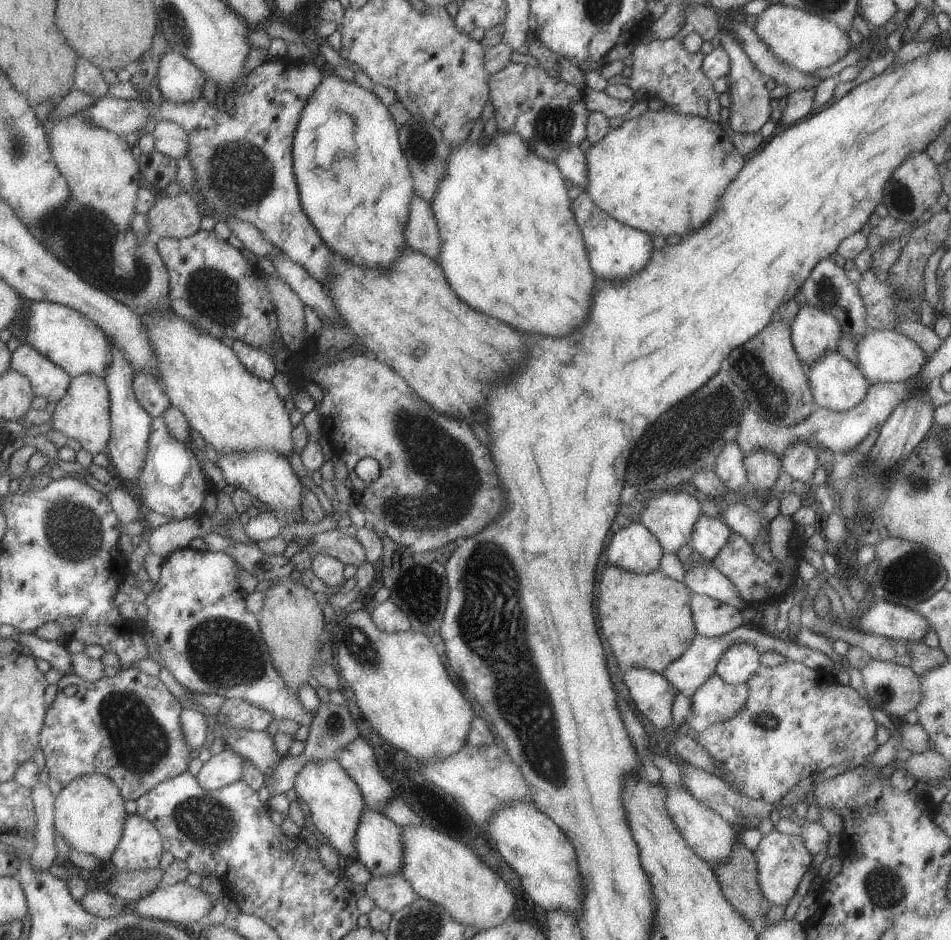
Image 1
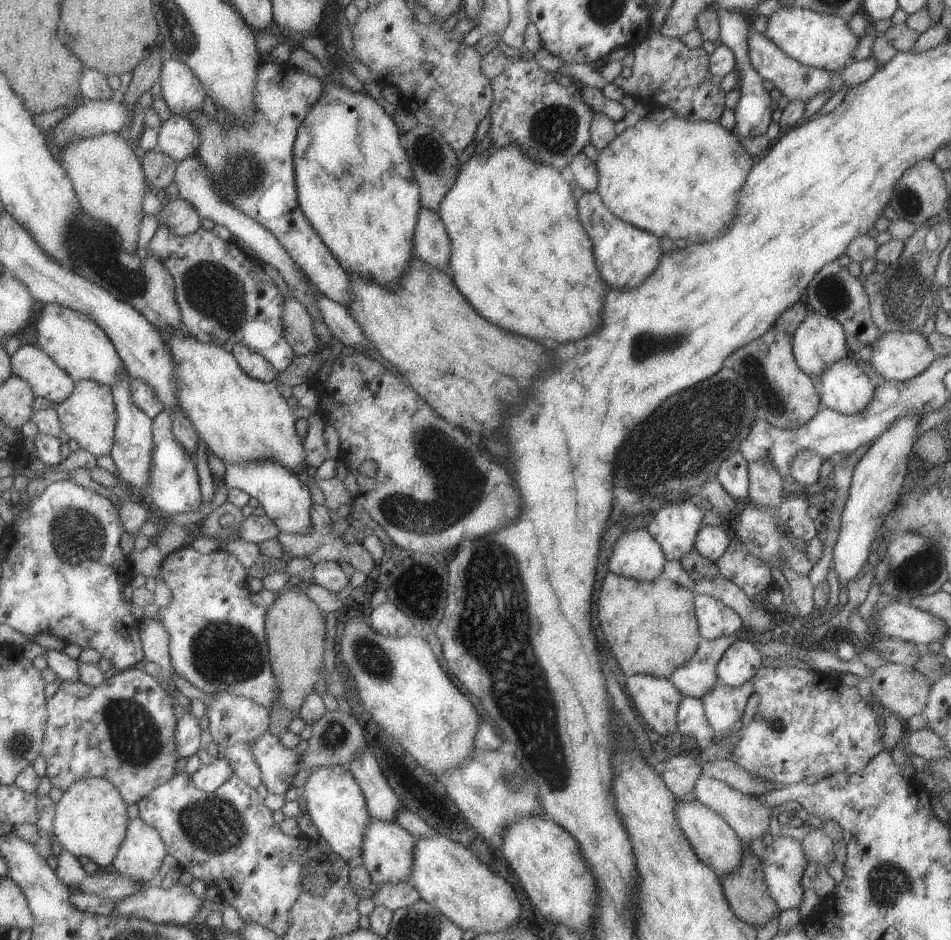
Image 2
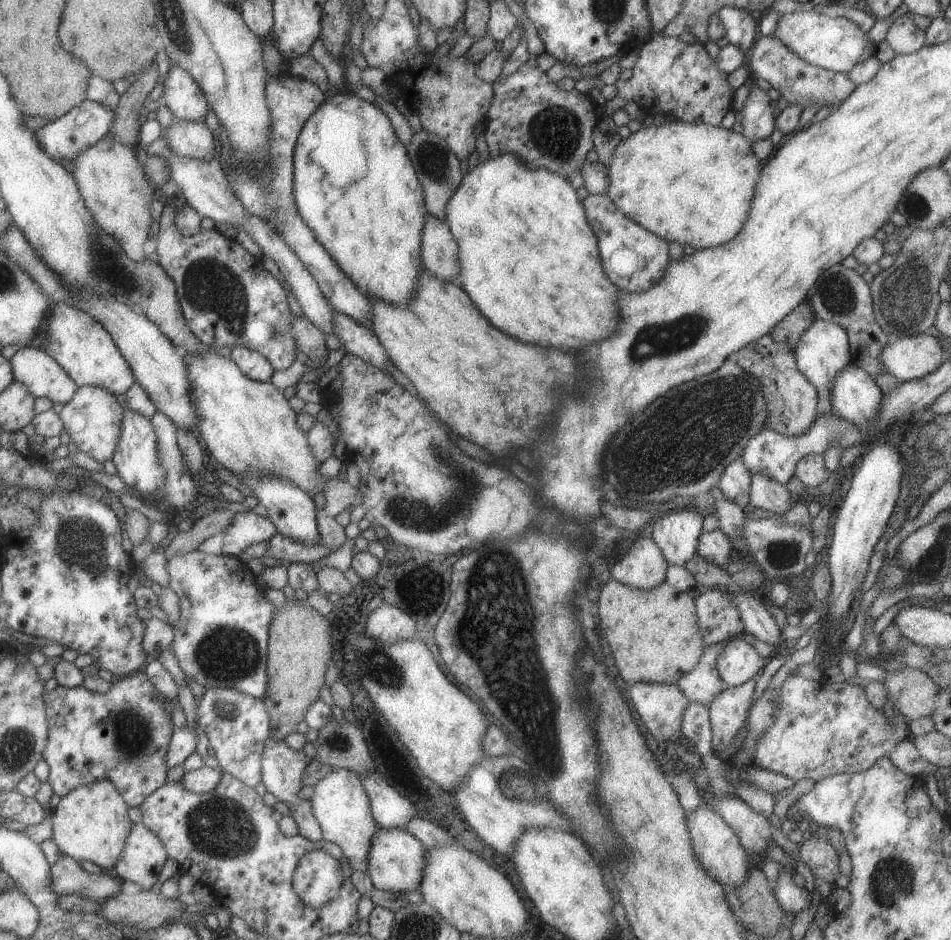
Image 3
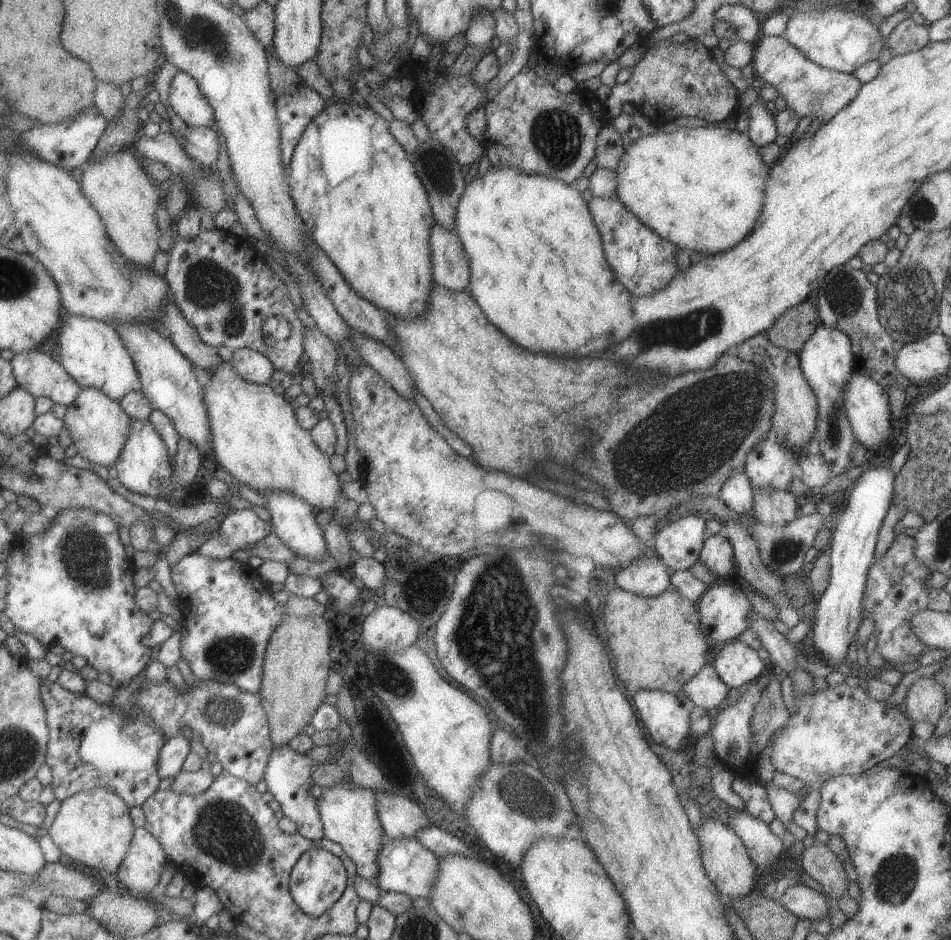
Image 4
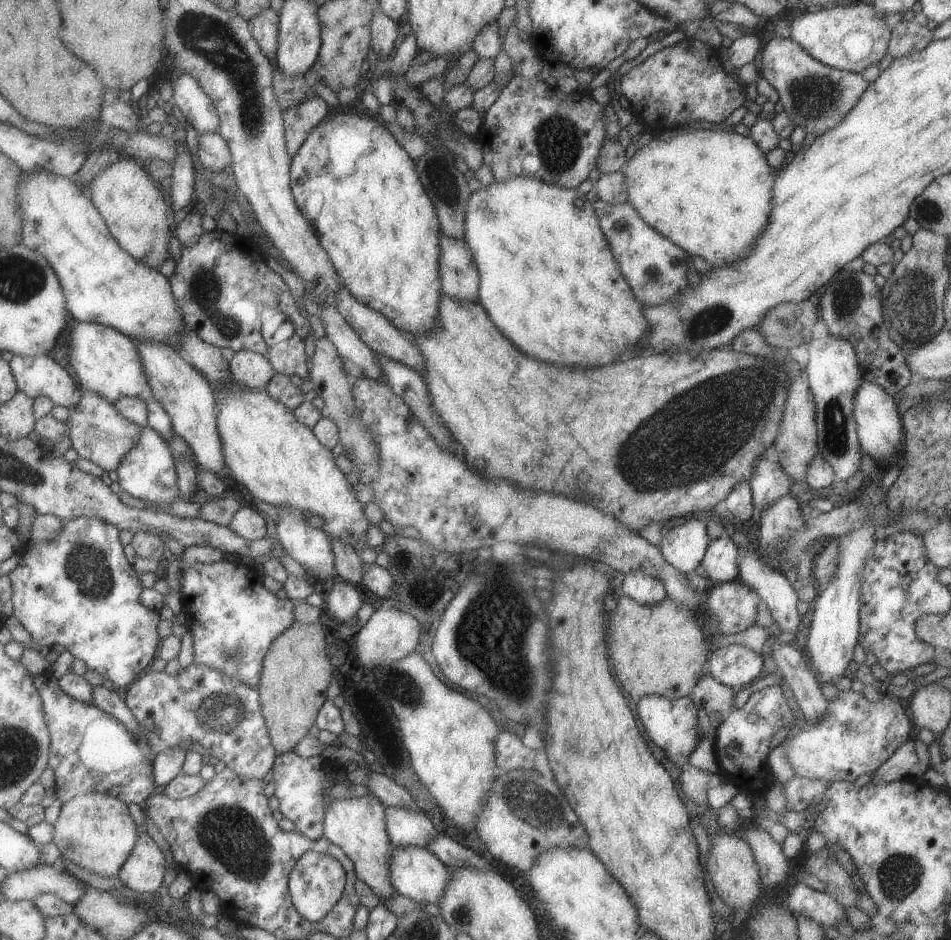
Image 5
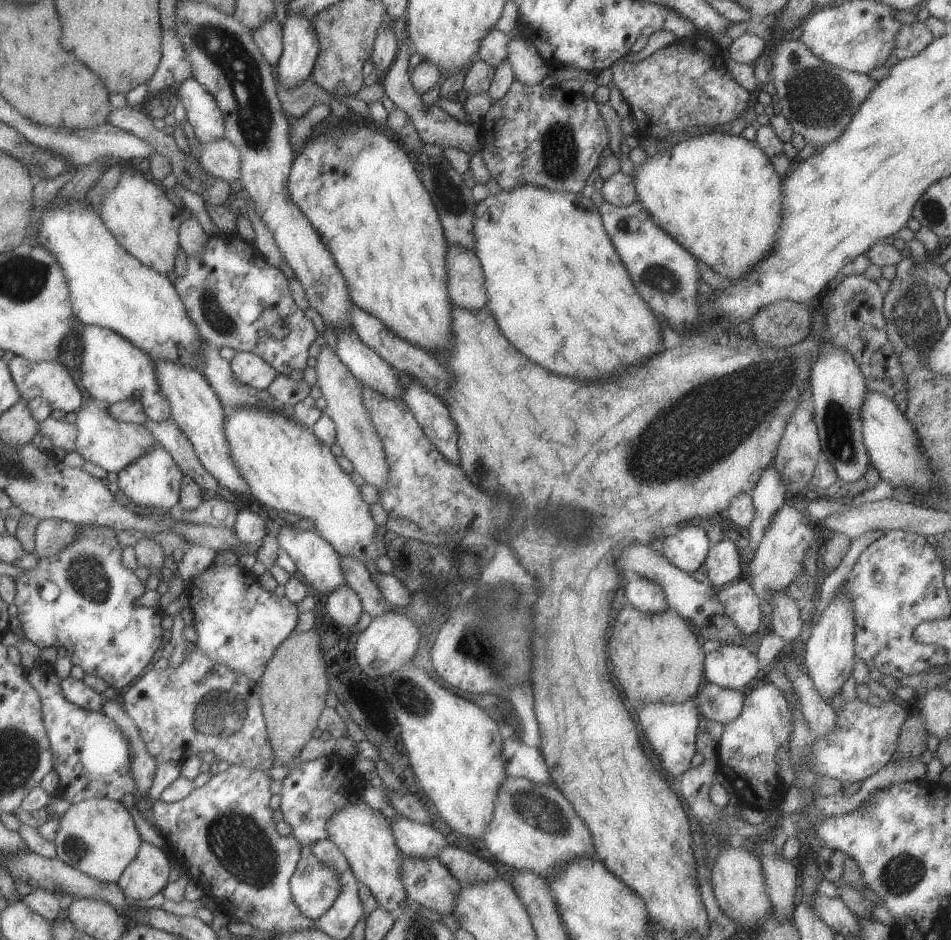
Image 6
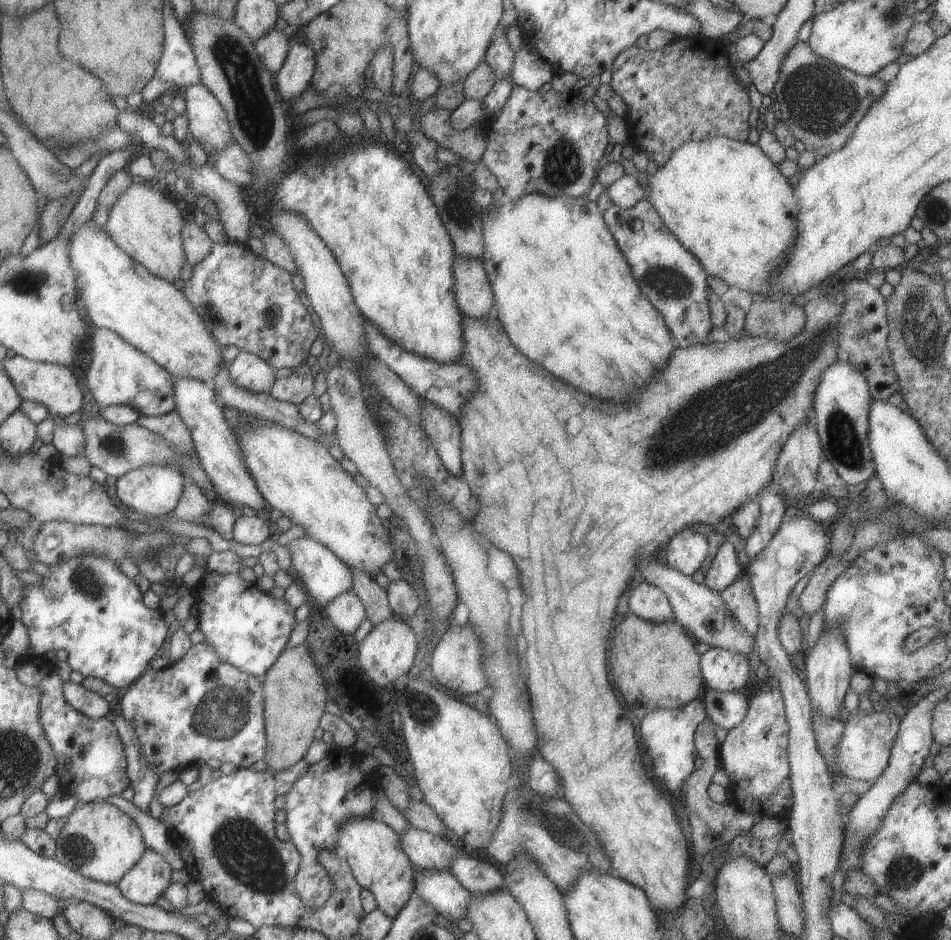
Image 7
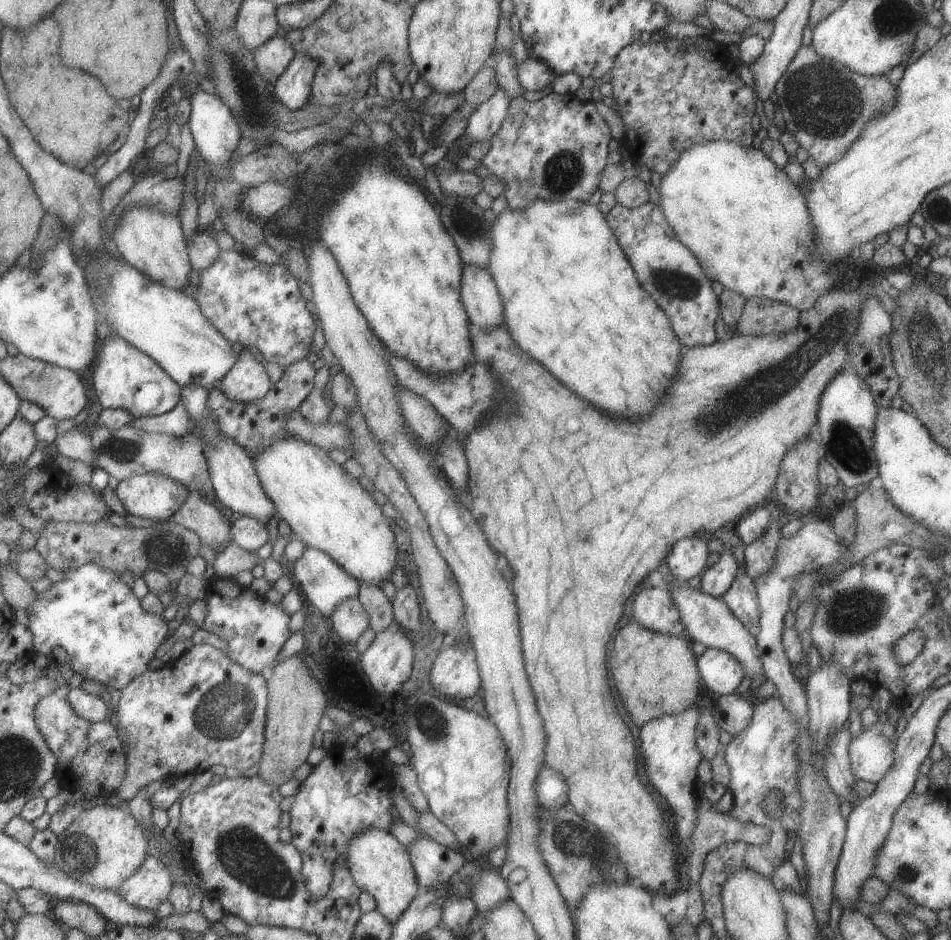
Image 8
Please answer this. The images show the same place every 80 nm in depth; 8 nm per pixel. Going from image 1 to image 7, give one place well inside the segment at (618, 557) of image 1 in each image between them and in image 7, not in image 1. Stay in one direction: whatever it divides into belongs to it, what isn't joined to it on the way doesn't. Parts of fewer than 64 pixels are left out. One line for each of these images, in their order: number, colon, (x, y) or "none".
2: (635, 555)
3: (642, 566)
4: (647, 576)
5: (638, 585)
6: (646, 596)
7: (645, 600)

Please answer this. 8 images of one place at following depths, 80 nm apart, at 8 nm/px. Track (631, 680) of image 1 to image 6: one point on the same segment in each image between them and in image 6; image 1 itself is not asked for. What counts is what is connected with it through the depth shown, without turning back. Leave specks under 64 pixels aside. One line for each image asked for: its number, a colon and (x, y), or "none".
2: (656, 699)
3: (659, 706)
4: (665, 715)
5: (671, 725)
6: (671, 729)

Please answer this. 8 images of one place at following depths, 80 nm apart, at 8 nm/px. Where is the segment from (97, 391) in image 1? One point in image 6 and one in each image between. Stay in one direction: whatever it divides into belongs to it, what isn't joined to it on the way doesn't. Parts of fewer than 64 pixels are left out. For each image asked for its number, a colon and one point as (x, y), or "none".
2: (87, 416)
3: (92, 418)
4: (98, 428)
5: (97, 432)
6: (100, 439)

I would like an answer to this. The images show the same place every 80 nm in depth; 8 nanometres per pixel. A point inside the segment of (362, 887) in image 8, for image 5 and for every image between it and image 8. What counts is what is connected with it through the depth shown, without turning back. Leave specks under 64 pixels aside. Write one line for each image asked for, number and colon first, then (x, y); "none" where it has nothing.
5: (356, 826)
6: (363, 835)
7: (372, 850)

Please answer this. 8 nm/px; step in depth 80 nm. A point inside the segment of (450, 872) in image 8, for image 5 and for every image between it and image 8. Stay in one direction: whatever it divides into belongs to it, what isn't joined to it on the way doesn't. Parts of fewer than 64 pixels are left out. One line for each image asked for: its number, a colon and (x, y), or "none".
5: (404, 827)
6: (413, 839)
7: (425, 851)

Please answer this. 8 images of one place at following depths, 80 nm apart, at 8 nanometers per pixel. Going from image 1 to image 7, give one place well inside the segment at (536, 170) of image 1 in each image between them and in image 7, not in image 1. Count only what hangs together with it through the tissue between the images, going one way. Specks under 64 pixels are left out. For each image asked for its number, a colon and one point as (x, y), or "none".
2: (519, 256)
3: (529, 263)
4: (537, 269)
5: (562, 300)
6: (553, 282)
7: (563, 292)

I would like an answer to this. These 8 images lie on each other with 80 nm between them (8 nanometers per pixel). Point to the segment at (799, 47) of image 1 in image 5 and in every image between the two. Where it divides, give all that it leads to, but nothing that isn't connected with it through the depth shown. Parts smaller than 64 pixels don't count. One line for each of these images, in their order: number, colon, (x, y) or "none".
2: (815, 40)
3: (836, 44)
4: (840, 40)
5: (849, 37)

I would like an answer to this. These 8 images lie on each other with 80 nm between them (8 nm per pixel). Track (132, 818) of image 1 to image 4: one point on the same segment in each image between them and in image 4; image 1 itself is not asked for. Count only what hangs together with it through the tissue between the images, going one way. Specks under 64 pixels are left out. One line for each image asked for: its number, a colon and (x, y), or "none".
2: (139, 856)
3: (141, 860)
4: (140, 870)

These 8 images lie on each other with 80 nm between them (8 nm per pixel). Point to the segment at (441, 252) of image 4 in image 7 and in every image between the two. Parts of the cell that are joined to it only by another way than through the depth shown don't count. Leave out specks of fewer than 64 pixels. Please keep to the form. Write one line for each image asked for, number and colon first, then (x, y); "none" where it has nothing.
5: (458, 277)
6: (465, 287)
7: (474, 297)

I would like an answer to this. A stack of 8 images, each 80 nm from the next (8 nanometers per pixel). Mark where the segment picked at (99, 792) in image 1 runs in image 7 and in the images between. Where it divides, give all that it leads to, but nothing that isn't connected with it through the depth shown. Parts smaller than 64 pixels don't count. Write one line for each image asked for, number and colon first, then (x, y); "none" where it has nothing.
2: (90, 819)
3: (90, 822)
4: (92, 827)
5: (94, 831)
6: (97, 837)
7: (98, 841)

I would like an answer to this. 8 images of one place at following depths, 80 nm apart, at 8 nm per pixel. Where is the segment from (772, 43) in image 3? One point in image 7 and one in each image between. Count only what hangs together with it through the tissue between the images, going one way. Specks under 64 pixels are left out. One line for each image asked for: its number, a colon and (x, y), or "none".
4: (808, 89)
5: (815, 97)
6: (817, 100)
7: (820, 103)

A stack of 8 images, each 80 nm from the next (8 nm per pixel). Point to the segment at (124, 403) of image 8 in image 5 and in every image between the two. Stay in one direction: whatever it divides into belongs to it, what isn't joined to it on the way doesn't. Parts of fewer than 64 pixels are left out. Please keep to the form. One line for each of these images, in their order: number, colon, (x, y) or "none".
5: (105, 361)
6: (111, 369)
7: (119, 374)

